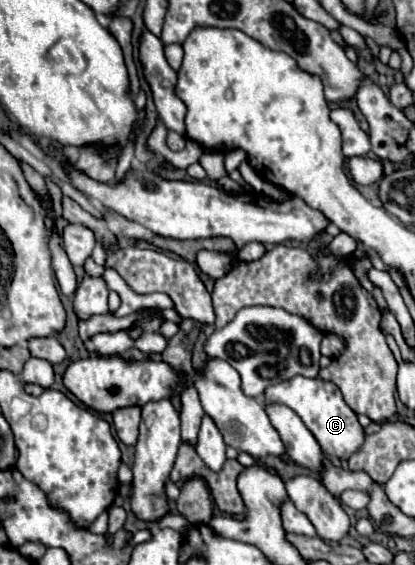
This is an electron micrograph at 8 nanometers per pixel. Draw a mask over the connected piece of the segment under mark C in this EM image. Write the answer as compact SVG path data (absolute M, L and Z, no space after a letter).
M292 377L288 381L270 385L264 393L264 403L282 403L290 407L310 429L310 433L316 437L320 443L322 451L328 453L328 457L338 457L338 459L348 459L354 451L360 449L364 441L362 425L356 419L356 413L346 405L340 389L322 379L306 379L306 377Z

